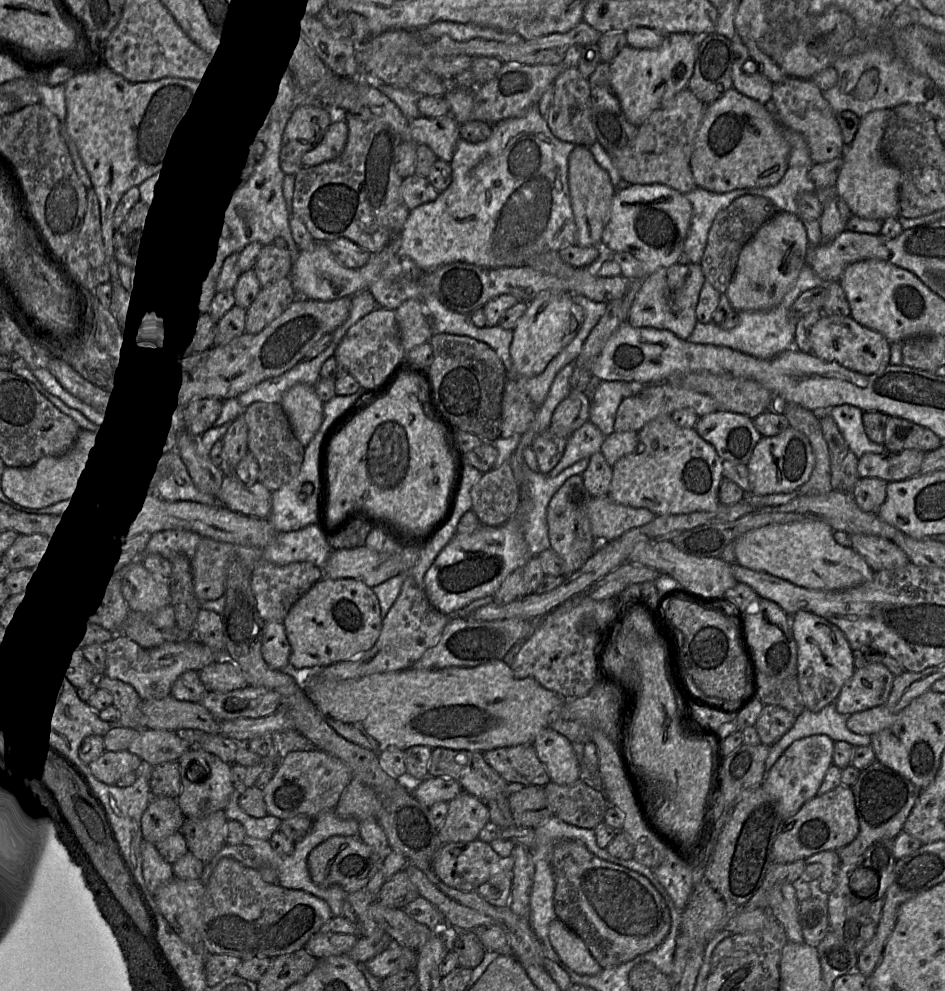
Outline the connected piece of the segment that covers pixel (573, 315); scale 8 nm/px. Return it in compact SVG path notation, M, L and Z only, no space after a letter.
M542 292L527 303L526 311L512 329L513 337L509 347L512 366L508 377L534 377L542 373L548 363L574 338L584 321L582 308L571 299L569 293Z

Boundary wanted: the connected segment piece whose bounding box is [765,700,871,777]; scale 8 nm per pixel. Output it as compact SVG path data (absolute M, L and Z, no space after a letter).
M835 700L826 705L819 712L804 709L796 717L794 725L779 741L770 746L770 752L765 762L765 777L784 751L796 740L816 734L829 736L834 742L846 741L851 745L870 745L870 735L860 735L851 732L846 726L849 715L839 713L835 707Z

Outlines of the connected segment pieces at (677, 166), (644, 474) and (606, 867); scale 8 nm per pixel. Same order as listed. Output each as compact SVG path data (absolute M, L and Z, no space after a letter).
M690 90L677 93L664 107L654 111L637 128L636 137L624 148L609 151L612 164L623 182L630 185L662 184L682 194L694 190L690 159L696 132L705 114L706 104Z
M670 415L656 417L637 433L638 445L635 450L612 466L607 495L614 502L633 508L646 508L655 516L717 509L723 460L712 445L704 441L694 428L676 425Z
M558 842L553 848L552 868L557 918L583 940L603 969L617 967L653 950L670 932L670 910L650 880L595 856L583 842Z

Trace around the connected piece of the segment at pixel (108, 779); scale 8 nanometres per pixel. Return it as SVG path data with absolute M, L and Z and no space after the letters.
M128 749L107 751L89 763L91 771L103 782L116 784L120 776L138 769L142 759Z

